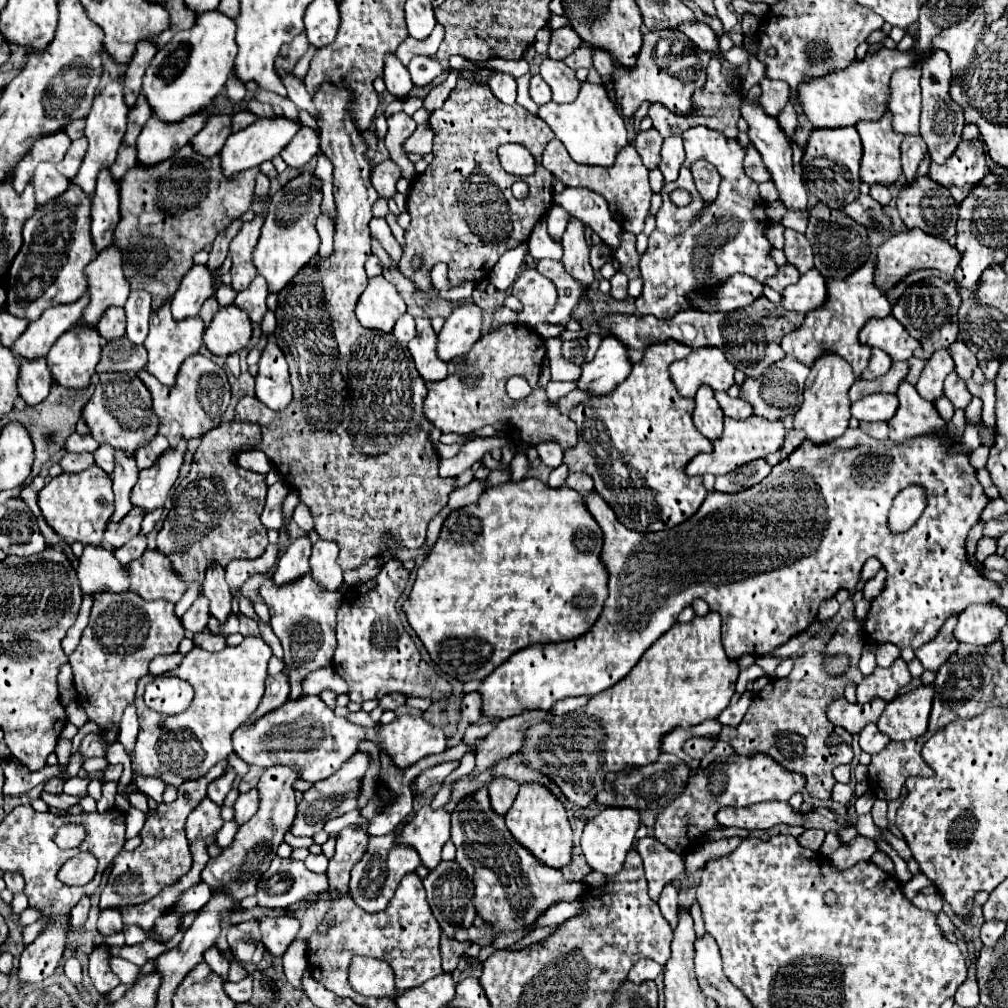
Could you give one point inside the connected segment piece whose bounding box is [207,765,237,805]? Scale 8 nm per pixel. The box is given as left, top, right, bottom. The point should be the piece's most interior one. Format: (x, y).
(217, 789)

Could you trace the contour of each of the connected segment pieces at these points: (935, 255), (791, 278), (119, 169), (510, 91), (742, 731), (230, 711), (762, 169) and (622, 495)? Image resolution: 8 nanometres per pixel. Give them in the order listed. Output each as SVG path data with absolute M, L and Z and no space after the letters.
M907 229L903 233L897 233L893 237L889 237L877 251L877 271L875 271L875 279L877 285L883 289L883 293L887 293L899 279L903 279L907 273L917 271L917 269L937 269L943 273L953 273L957 269L961 261L961 253L955 245L951 245L947 239L943 237L935 237L929 235L921 229Z
M785 263L785 265L781 265L781 267L777 269L777 273L775 273L773 277L769 277L765 283L767 283L769 287L773 287L775 291L781 293L781 289L785 289L787 285L791 285L791 283L795 283L795 281L799 281L799 269L795 269L795 265Z
M121 145L117 151L117 159L115 165L111 165L111 173L115 179L121 179L127 169L131 169L131 165L137 163L137 149L133 145Z
M497 71L489 81L485 81L489 87L491 87L491 91L495 93L495 97L499 99L499 101L503 101L503 103L515 103L515 95L517 95L517 85L515 85L515 79L511 77L511 75L507 75L507 73L501 73L501 71Z
M841 621L839 627L843 631L835 631L831 641L825 647L827 655L833 653L845 653L849 657L849 669L843 675L829 675L825 669L823 655L817 651L807 651L805 655L795 659L795 667L791 675L783 679L771 679L769 685L765 685L751 703L749 711L745 713L743 721L737 727L723 727L719 737L691 737L685 741L683 751L691 759L705 757L719 741L729 743L737 753L753 755L757 751L771 755L779 765L783 765L789 771L801 773L807 779L807 791L811 797L817 797L821 801L831 799L831 791L835 785L835 779L831 771L837 765L851 763L853 749L851 749L851 733L843 727L833 725L825 715L825 705L829 697L841 697L847 683L859 683L863 679L857 663L861 657L861 649L865 645L865 635L857 621Z
M245 637L241 645L225 647L219 653L209 653L201 647L195 647L185 655L181 665L169 673L173 677L189 681L195 689L193 705L185 713L175 717L165 715L157 719L157 713L147 709L145 703L141 703L143 689L149 683L149 675L143 677L135 693L139 735L131 753L133 771L143 777L157 775L167 785L179 787L181 781L199 779L219 761L227 759L227 755L233 751L231 747L233 729L243 725L243 721L247 721L253 715L263 697L267 663L271 655L273 655L271 647L261 637Z
M749 145L749 149L747 149L745 169L747 169L749 177L753 177L753 181L757 181L757 183L763 183L763 181L769 181L771 179L769 171L767 171L761 155L759 155L759 151L753 145Z
M667 339L657 341L645 347L643 359L639 363L633 363L629 377L619 383L611 393L591 397L585 403L579 403L571 409L569 417L577 423L579 429L579 441L575 447L565 451L565 463L569 465L569 471L583 471L591 473L595 481L595 491L607 499L607 503L613 507L617 519L631 531L647 533L647 531L663 531L671 529L685 519L689 519L703 503L707 489L701 483L701 477L687 477L685 465L701 451L711 451L711 441L703 437L697 427L693 425L691 413L693 413L693 399L687 399L679 395L675 385L671 383L671 377L667 373L667 365L675 359L683 359L691 353L689 345L683 345L679 341Z

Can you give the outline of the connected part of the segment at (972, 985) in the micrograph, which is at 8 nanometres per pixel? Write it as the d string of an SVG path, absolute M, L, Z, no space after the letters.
M975 961L969 965L969 975L963 981L963 985L955 993L955 1003L961 1007L977 1007L979 1005L979 987L977 987L977 977L975 977Z

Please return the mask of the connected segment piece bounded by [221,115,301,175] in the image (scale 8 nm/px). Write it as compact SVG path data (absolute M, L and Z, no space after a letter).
M275 115L275 117L261 117L255 123L251 123L249 127L245 127L237 133L231 133L225 147L221 149L221 165L223 165L225 175L233 175L237 171L251 169L251 167L261 165L263 161L273 159L275 155L279 155L285 149L285 145L295 137L295 133L299 129L301 129L299 121L287 119L283 115Z

